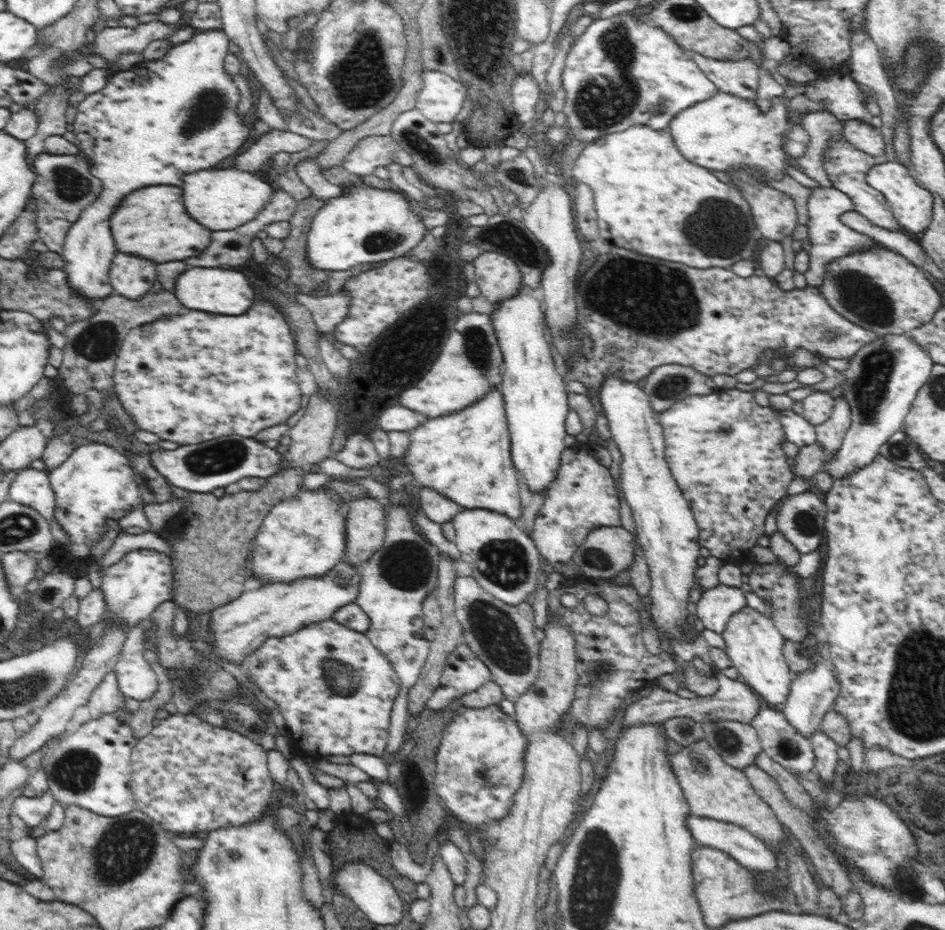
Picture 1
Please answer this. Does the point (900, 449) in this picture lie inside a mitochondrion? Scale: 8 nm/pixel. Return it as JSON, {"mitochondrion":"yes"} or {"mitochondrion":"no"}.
{"mitochondrion":"yes"}

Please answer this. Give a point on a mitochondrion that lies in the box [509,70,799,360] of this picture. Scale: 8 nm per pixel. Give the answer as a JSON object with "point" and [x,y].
{"point":[647,300]}

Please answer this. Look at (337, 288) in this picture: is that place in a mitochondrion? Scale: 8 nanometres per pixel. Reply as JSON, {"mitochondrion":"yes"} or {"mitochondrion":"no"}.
{"mitochondrion":"no"}

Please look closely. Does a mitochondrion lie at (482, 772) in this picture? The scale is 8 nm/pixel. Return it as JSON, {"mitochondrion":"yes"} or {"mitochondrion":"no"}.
{"mitochondrion":"yes"}

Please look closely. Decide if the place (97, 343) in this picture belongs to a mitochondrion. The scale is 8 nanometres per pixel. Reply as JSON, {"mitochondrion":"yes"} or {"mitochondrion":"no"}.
{"mitochondrion":"yes"}

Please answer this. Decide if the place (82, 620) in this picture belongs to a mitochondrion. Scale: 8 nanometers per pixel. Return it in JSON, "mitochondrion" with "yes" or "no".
{"mitochondrion":"no"}

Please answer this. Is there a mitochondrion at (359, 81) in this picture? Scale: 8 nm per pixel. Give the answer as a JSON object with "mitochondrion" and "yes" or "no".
{"mitochondrion":"yes"}

